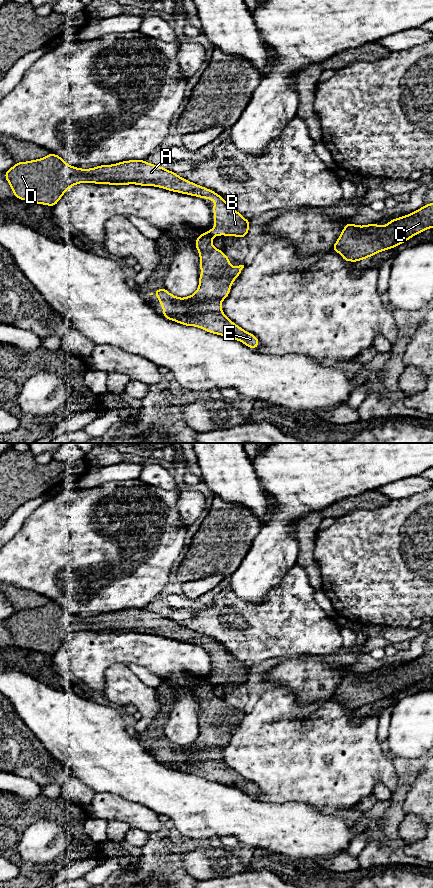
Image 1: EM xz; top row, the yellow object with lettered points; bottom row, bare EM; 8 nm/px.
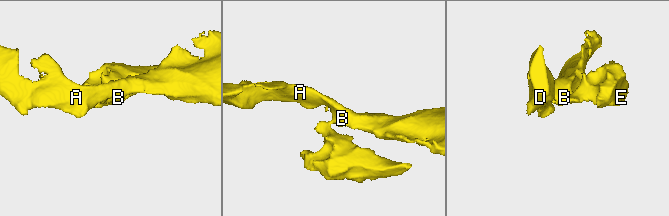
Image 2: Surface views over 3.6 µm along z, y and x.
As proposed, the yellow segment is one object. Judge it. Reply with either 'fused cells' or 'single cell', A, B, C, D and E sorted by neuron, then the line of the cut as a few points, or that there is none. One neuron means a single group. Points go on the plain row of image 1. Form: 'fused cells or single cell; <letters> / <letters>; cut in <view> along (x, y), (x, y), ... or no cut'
fused cells; A B C D / E; cut in xz along (207, 681), (211, 685)

